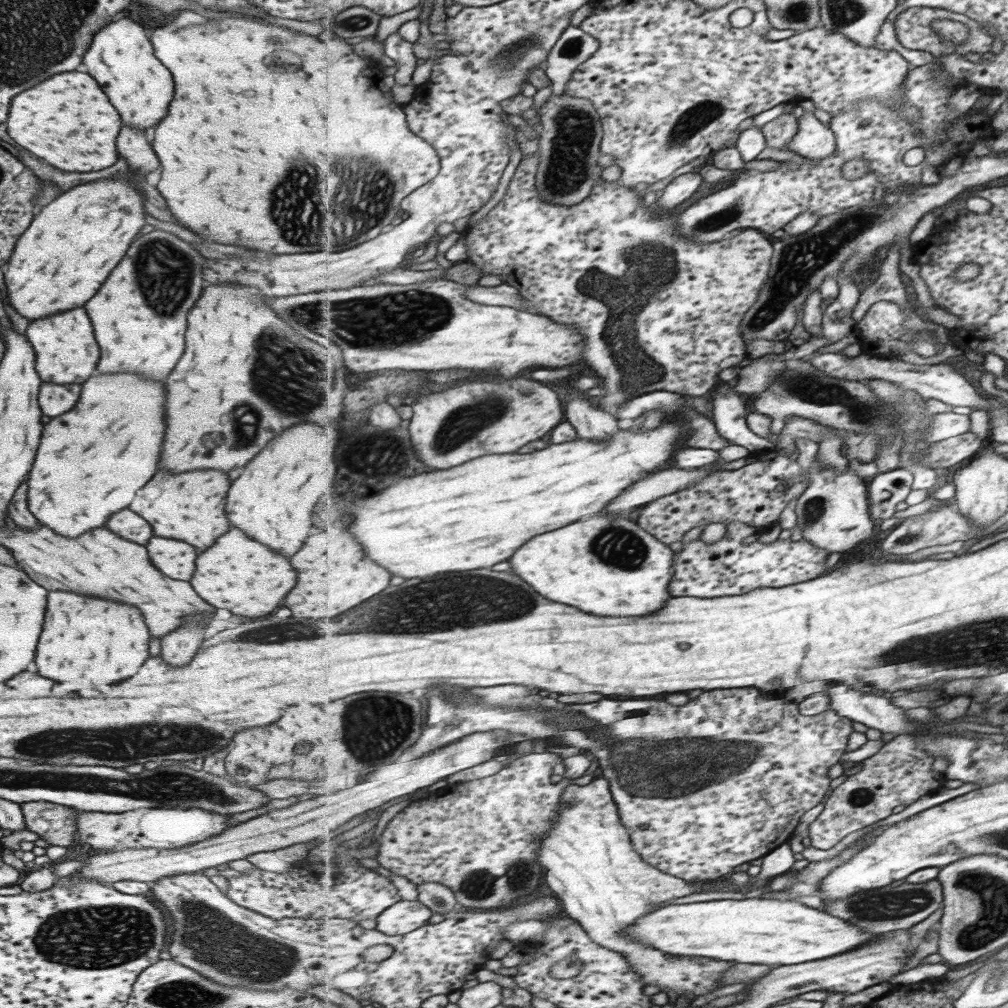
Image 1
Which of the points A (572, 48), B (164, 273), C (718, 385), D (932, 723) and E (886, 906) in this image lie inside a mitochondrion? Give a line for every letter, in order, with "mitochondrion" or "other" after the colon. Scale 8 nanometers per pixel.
A: mitochondrion
B: mitochondrion
C: other
D: other
E: mitochondrion

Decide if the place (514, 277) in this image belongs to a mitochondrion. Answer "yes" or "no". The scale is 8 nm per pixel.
no

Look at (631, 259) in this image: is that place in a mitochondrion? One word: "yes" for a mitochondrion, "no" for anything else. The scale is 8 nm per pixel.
no

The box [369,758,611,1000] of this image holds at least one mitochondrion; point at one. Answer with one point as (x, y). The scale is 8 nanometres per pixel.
(479, 885)

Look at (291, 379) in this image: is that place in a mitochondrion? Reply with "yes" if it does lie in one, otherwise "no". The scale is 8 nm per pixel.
yes

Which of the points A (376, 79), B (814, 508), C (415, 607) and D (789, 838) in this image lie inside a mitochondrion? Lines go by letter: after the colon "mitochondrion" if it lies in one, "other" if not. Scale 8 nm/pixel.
A: other
B: mitochondrion
C: mitochondrion
D: other

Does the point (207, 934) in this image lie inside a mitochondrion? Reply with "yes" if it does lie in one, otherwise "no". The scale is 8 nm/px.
yes

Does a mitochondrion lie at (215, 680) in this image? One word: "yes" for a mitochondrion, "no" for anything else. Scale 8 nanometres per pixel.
no

